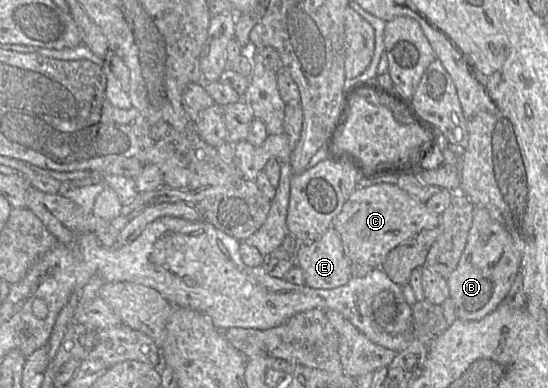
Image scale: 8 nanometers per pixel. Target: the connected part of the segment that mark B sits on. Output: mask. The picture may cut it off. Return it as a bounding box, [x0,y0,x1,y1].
[447,206,521,321]

